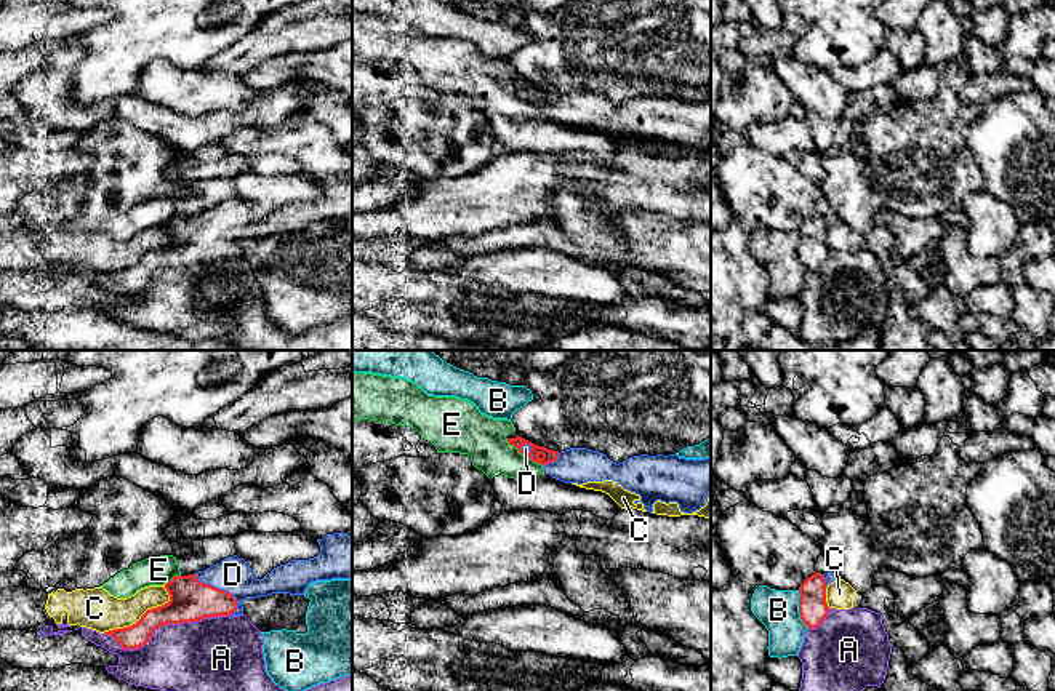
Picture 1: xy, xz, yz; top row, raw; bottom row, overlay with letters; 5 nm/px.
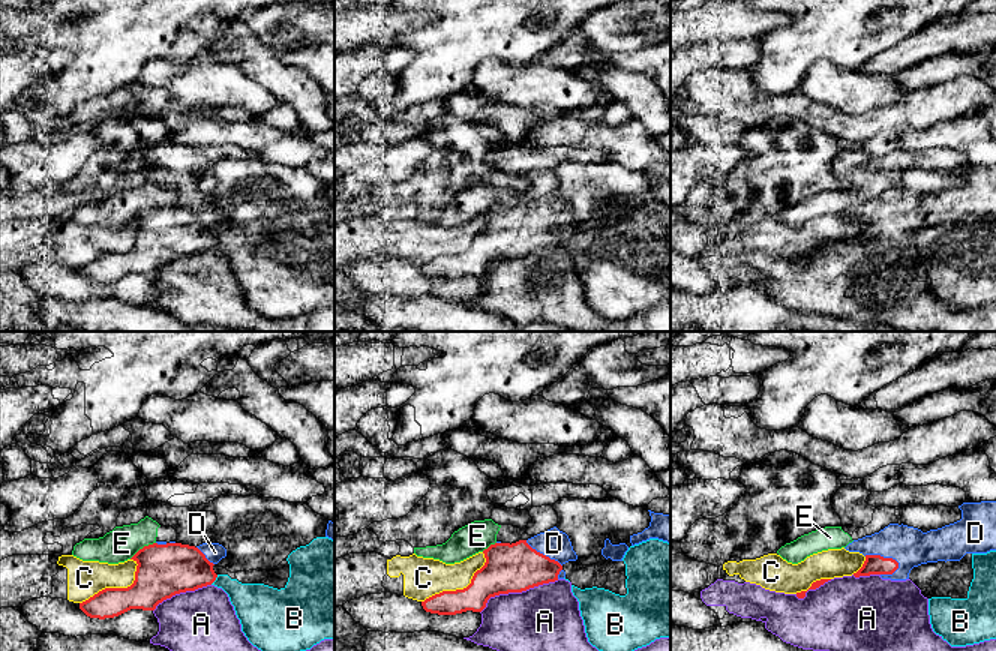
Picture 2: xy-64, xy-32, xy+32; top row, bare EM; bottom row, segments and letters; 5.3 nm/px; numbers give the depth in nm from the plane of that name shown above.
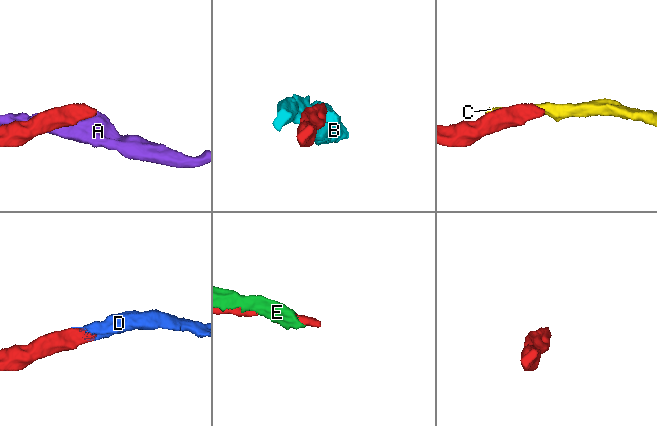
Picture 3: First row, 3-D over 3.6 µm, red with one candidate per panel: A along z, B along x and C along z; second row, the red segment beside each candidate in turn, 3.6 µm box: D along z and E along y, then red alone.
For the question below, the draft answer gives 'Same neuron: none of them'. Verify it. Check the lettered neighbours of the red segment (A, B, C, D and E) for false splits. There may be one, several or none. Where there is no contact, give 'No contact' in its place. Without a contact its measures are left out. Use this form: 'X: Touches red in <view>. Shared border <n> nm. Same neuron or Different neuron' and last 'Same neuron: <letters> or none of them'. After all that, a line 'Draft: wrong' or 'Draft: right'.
A: Touches red in xy. Shared border 650 nm. Different neuron
B: Touches red in yz. Shared border 200 nm. Different neuron
C: Touches red in xy. Shared border 400 nm. Different neuron
D: Touches red in xy. Shared border 300 nm. Same neuron
E: Touches red in xz. Shared border 240 nm. Different neuron
Same neuron: D
Draft: wrong

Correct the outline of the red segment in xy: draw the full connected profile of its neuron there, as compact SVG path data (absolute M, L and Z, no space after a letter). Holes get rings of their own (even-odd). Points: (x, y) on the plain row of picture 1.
M347 174L327 176L317 181L320 195L309 202L291 202L274 210L263 221L256 221L250 206L237 197L227 198L219 205L189 216L174 218L165 226L170 243L147 251L141 261L123 270L104 274L110 277L123 291L144 288L155 270L166 266L197 264L205 259L240 258L243 256L242 243L247 240L267 238L272 235L304 237L306 230L315 222L352 221L352 179Z

